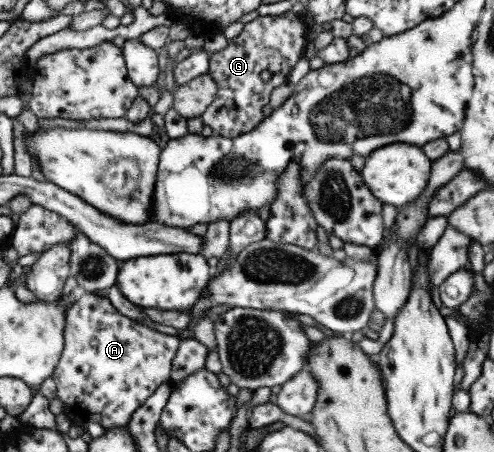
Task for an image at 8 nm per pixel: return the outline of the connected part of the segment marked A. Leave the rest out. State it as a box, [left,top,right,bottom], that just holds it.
[52,292,180,429]

